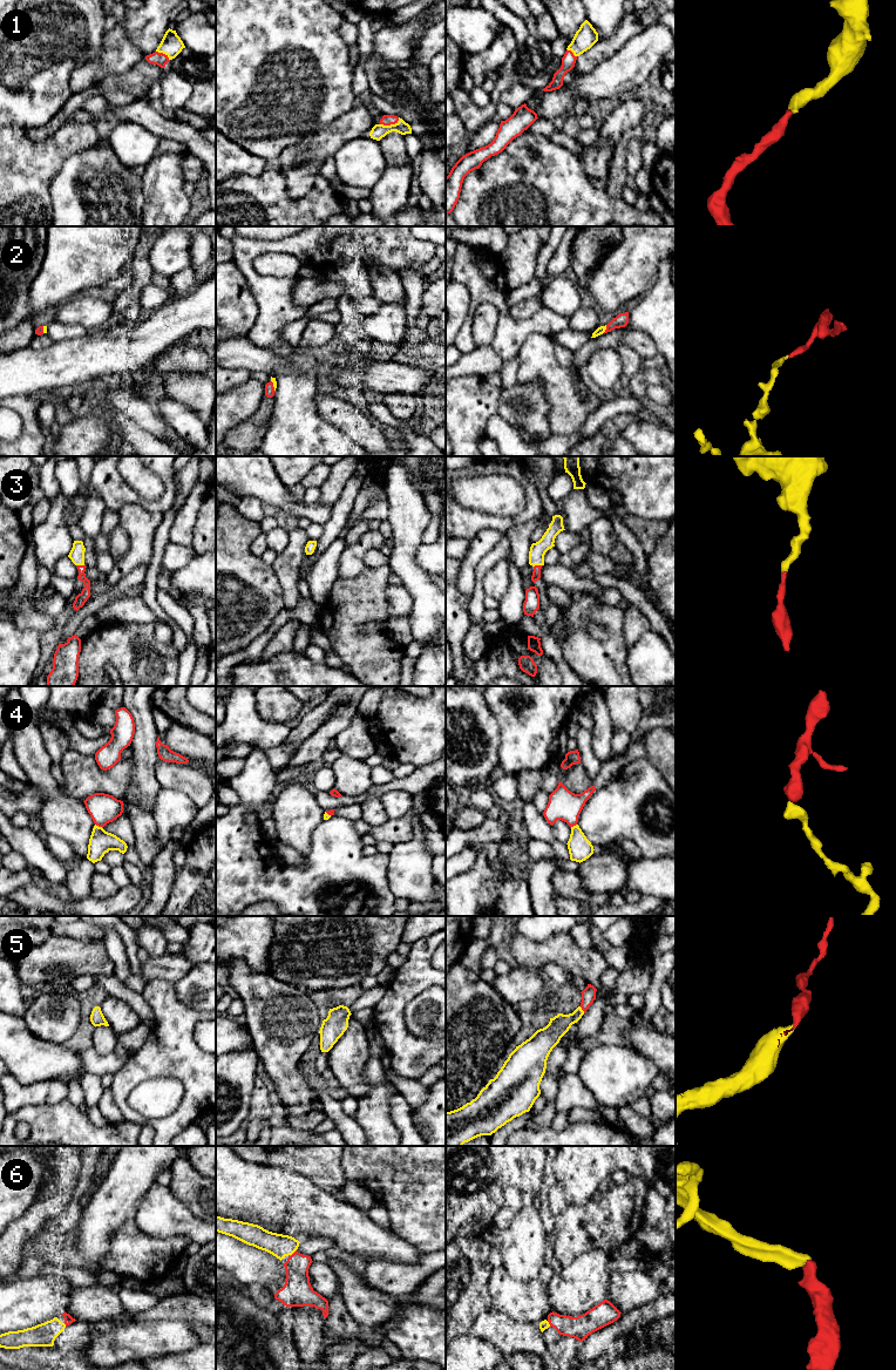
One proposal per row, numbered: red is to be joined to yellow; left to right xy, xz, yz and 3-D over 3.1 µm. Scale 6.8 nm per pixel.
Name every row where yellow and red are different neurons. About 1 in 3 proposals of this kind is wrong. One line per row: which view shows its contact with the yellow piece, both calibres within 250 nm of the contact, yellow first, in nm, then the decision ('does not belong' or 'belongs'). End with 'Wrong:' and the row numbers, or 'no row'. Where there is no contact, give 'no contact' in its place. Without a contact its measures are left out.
1: xz | 100/80 nm | belongs
2: yz | 50/90 nm | belongs
3: yz | 110/60 nm | belongs
4: xy | 160/200 nm | belongs
5: yz | 140/100 nm | belongs
6: xz | 160/190 nm | belongs
Wrong: no row

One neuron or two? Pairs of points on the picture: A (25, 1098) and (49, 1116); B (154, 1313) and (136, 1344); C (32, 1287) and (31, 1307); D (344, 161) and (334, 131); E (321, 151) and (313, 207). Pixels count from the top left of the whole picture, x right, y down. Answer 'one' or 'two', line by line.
A: two
B: two
C: one
D: two
E: two

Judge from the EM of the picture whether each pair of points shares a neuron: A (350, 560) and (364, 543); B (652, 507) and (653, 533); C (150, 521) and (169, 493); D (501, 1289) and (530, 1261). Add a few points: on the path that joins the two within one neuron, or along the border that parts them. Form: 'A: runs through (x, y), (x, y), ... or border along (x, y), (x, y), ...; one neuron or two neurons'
A: runs through (352, 556), (360, 547); one neuron
B: border along (631, 514), (644, 519), (663, 520); two neurons
C: border along (130, 503), (141, 503), (162, 514); two neurons
D: border along (502, 1267), (516, 1280), (530, 1281), (537, 1279); two neurons

